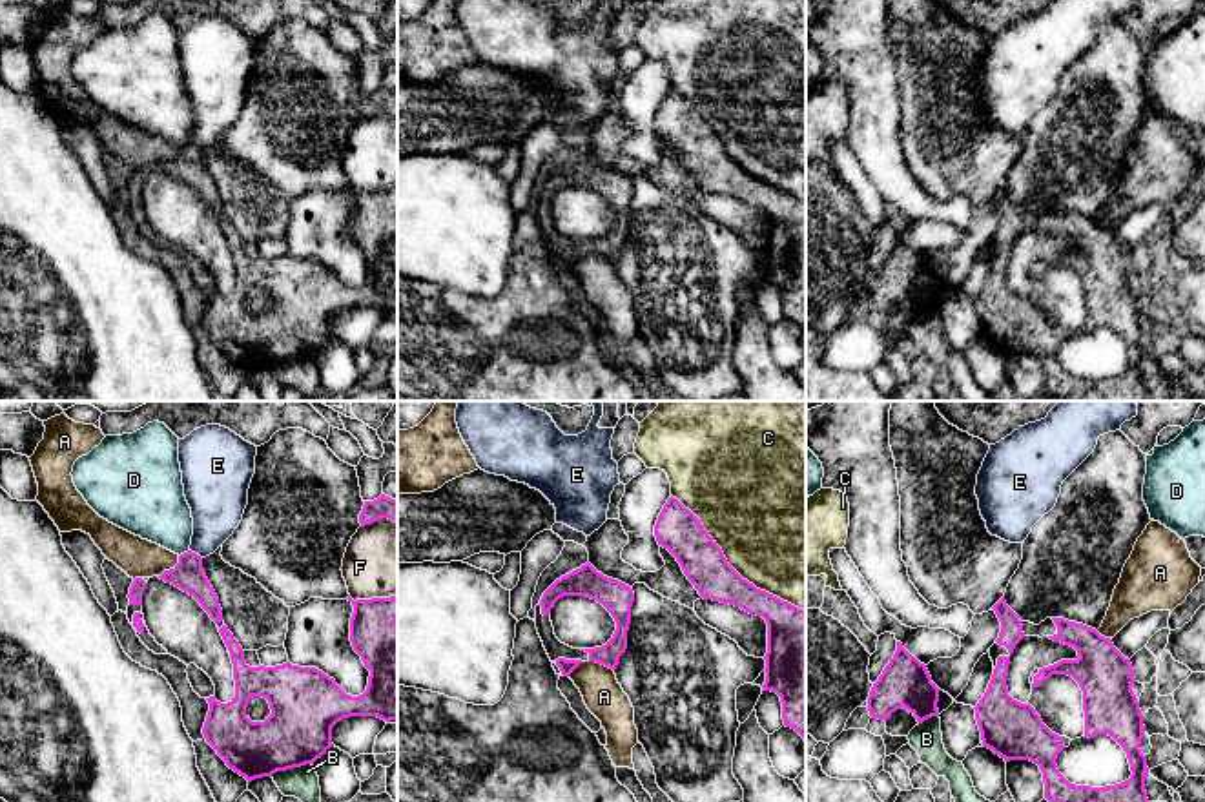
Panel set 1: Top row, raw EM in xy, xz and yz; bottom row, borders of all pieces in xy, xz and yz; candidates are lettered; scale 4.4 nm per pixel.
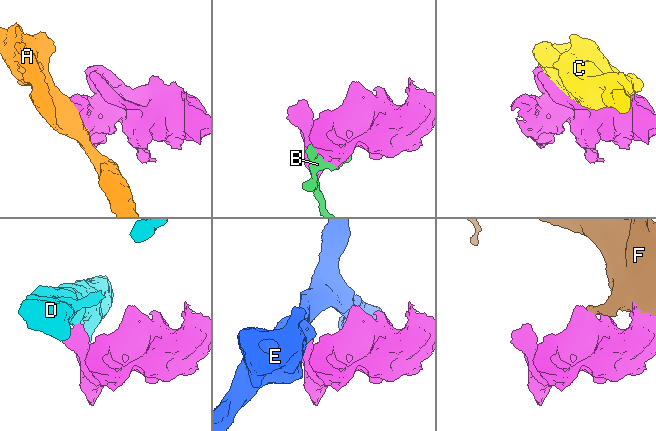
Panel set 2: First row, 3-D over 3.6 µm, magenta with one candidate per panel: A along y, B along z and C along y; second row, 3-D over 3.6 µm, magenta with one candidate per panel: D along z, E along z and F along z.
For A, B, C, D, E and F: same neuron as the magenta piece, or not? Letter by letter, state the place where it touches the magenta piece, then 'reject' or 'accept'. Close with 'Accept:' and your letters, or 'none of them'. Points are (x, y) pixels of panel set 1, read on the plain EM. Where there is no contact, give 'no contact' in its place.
A: contact xy (170, 161); reject
B: contact xy (290, 359); reject
C: contact xz (730, 157); reject
D: contact xy (185, 144); reject
E: contact xy (194, 144); reject
F: contact xy (372, 190); reject
Accept: none of them

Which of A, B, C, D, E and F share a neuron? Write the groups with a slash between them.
A / B / C / D / E / F

